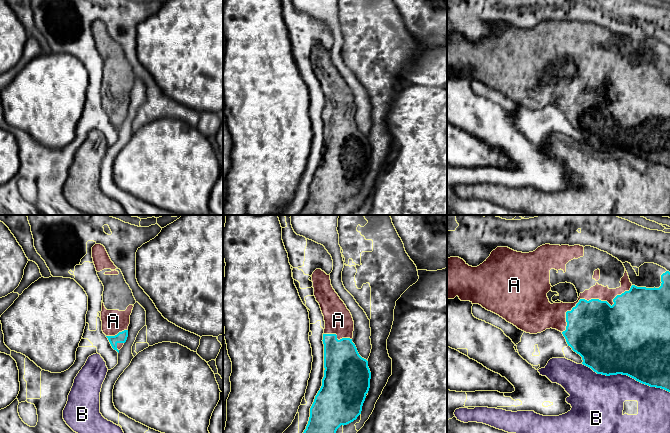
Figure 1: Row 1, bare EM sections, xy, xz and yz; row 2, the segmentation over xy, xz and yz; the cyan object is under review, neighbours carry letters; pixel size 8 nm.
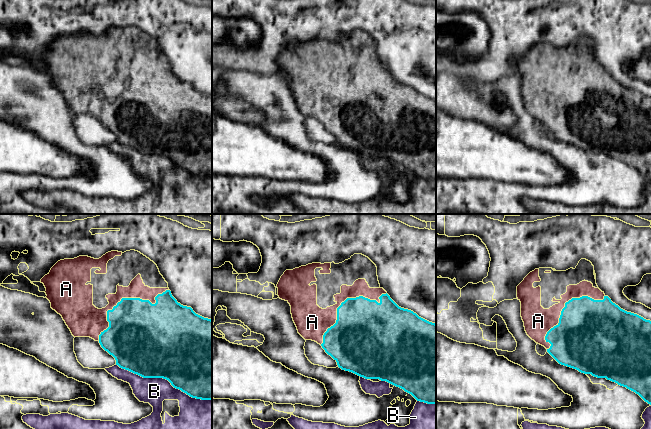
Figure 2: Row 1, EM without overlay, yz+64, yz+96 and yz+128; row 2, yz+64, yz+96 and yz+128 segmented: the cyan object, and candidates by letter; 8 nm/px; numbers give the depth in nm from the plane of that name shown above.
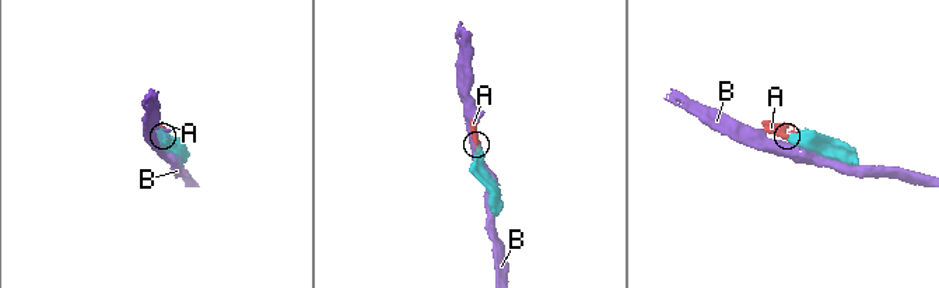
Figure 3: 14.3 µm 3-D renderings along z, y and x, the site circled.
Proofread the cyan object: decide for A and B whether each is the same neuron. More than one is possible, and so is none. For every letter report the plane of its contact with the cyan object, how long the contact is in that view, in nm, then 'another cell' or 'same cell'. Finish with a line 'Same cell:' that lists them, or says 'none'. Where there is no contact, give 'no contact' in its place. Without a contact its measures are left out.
A: yz | 700 nm | same cell
B: yz | 750 nm | another cell
Same cell: A

